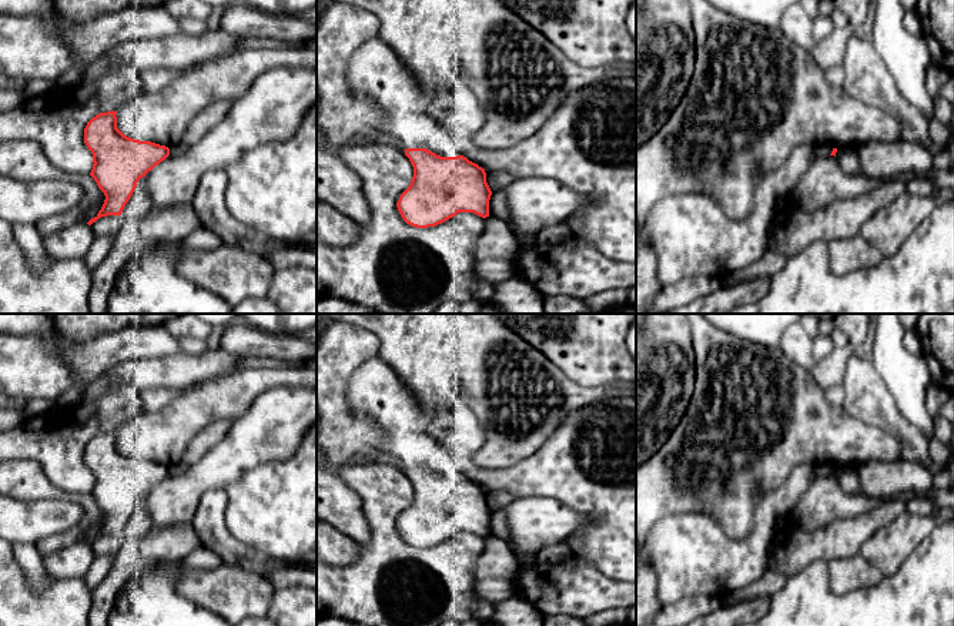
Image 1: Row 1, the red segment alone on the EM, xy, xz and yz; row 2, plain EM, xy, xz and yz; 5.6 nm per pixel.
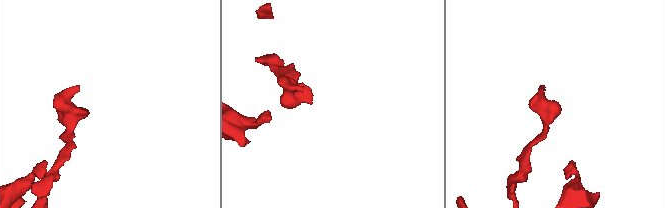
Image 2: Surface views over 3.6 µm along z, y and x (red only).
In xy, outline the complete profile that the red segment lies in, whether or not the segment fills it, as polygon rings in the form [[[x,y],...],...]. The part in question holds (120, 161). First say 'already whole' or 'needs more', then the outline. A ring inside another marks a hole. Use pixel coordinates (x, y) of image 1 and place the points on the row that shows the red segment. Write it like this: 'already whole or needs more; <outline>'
already whole; [[[117,111],[100,113],[93,117],[84,128],[84,143],[93,154],[93,170],[90,175],[104,193],[106,200],[98,214],[87,224],[91,225],[101,217],[121,215],[131,198],[140,178],[145,177],[155,165],[170,155],[170,148],[151,141],[140,141],[124,135],[117,128]]]

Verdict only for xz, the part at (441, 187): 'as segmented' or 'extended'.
as segmented

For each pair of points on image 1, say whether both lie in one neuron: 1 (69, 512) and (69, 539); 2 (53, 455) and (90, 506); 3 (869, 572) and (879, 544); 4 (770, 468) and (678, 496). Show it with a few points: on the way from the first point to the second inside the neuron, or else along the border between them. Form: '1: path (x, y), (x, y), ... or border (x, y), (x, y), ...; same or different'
1: border (84, 509), (84, 514), (74, 525), (39, 542); different
2: border (49, 479), (67, 491), (89, 492); different
3: border (859, 552), (884, 576); different
4: path (747, 465), (722, 465), (700, 486); same

